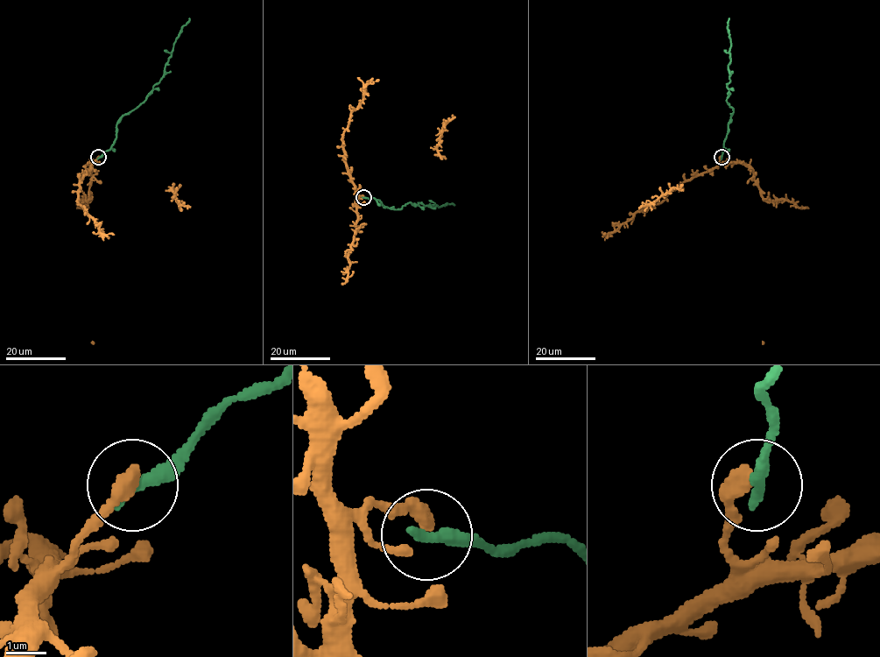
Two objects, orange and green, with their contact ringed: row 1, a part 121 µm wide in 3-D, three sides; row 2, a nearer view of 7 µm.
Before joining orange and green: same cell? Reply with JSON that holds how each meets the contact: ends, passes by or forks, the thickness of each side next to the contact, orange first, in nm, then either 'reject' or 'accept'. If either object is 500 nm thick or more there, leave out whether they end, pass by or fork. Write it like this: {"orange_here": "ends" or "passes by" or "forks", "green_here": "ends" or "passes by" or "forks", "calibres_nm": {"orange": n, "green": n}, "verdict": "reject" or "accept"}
{"orange_here": "ends", "green_here": "ends", "calibres_nm": {"orange": 460, "green": 380}, "verdict": "reject"}

